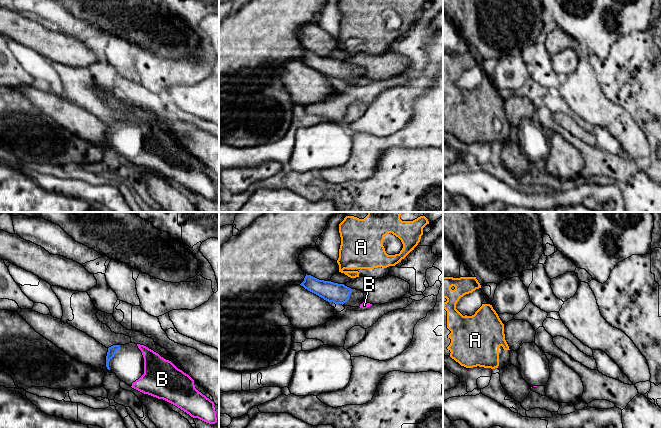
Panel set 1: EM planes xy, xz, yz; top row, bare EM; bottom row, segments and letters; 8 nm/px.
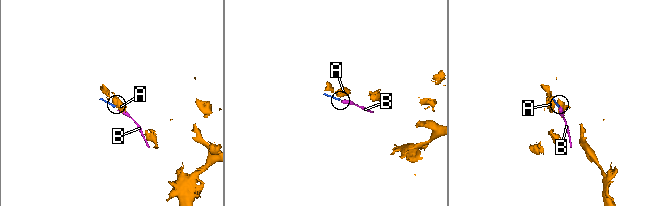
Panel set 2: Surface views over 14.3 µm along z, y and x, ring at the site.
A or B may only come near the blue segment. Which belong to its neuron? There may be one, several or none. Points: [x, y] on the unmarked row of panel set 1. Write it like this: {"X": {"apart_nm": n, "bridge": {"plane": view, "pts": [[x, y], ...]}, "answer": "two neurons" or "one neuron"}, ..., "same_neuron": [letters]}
{"A": {"apart_nm": 80, "bridge": {"plane": "xz", "pts": [[343, 60], [348, 52]]}, "answer": "two neurons"}, "B": {"apart_nm": 100, "bridge": {"plane": "xz", "pts": [[348, 75], [360, 80]]}, "answer": "one neuron"}, "same_neuron": ["B"]}

